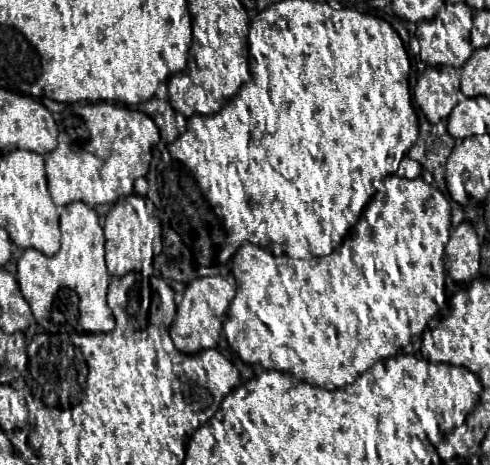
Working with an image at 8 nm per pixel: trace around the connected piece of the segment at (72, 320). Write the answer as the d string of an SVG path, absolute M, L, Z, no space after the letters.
M82 202L56 206L60 248L54 256L44 256L36 250L24 250L18 260L18 286L26 298L36 322L50 334L100 334L112 332L116 320L107 304L107 291L112 276L104 262L105 220L98 219L93 208Z

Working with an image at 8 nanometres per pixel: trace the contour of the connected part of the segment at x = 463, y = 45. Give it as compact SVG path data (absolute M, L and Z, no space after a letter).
M446 4L444 10L434 20L424 20L418 24L416 38L420 42L420 58L428 66L454 66L460 68L474 52L470 44L472 14L464 4Z

